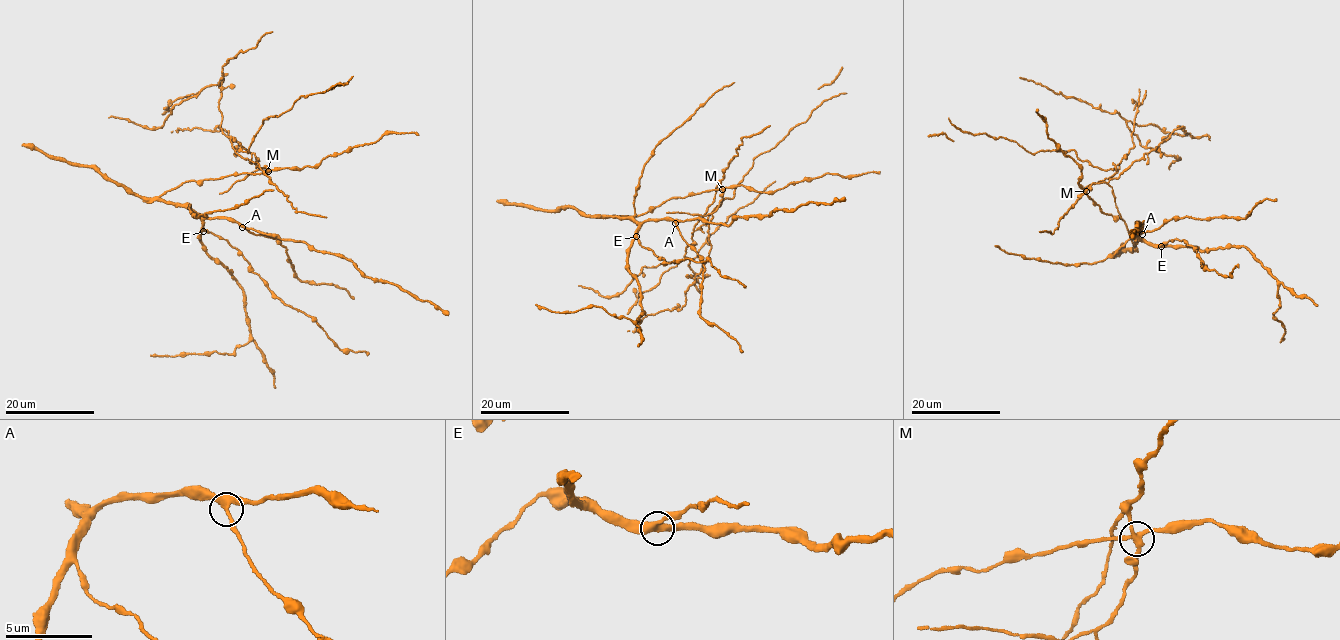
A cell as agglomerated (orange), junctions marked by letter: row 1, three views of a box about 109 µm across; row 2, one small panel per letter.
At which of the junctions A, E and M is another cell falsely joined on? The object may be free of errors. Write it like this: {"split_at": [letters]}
{"split_at": ["M"]}

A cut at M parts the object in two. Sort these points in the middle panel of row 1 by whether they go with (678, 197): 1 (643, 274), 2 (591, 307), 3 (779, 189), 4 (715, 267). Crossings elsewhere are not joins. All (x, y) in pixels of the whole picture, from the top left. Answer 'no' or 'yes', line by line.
1: no
2: yes
3: yes
4: yes

